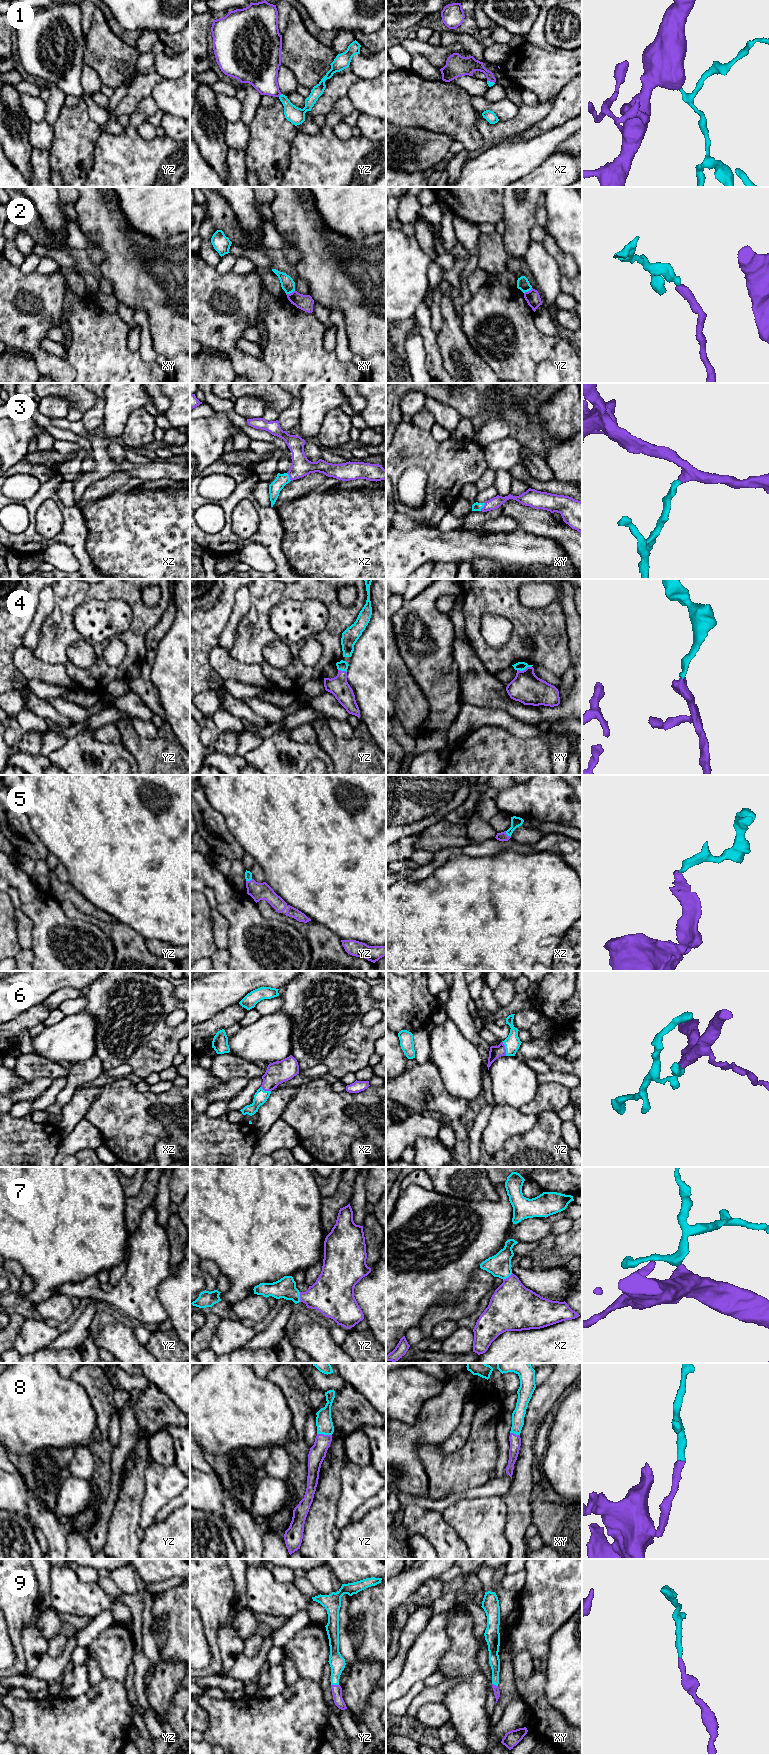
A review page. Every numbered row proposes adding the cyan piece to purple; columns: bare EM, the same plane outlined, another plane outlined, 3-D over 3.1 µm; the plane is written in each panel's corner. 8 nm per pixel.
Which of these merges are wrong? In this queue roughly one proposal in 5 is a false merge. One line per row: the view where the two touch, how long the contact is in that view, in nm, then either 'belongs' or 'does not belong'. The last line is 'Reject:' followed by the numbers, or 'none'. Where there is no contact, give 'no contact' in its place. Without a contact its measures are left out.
1: contact in yz; length 40 nm; belongs
2: contact in xy; length 80 nm; does not belong
3: contact in xz; length 80 nm; belongs
4: contact in xy; length 130 nm; belongs
5: contact in xz; length 70 nm; belongs
6: contact in yz; length 120 nm; belongs
7: contact in yz; length 80 nm; belongs
8: contact in yz; length 120 nm; belongs
9: contact in yz; length 60 nm; belongs
Reject: 2

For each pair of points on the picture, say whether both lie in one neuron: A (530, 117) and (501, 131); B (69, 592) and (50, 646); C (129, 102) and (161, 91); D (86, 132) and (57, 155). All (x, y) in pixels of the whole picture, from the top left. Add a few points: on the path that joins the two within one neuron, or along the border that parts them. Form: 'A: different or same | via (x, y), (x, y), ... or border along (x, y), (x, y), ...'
A: same | via (523, 120), (517, 125), (508, 128)
B: same | via (65, 605), (58, 633)
C: different | border along (163, 78), (155, 85), (151, 95)
D: same | via (79, 138), (64, 153)

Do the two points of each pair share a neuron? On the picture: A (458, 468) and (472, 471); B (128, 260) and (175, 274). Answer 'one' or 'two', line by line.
A: one
B: one

